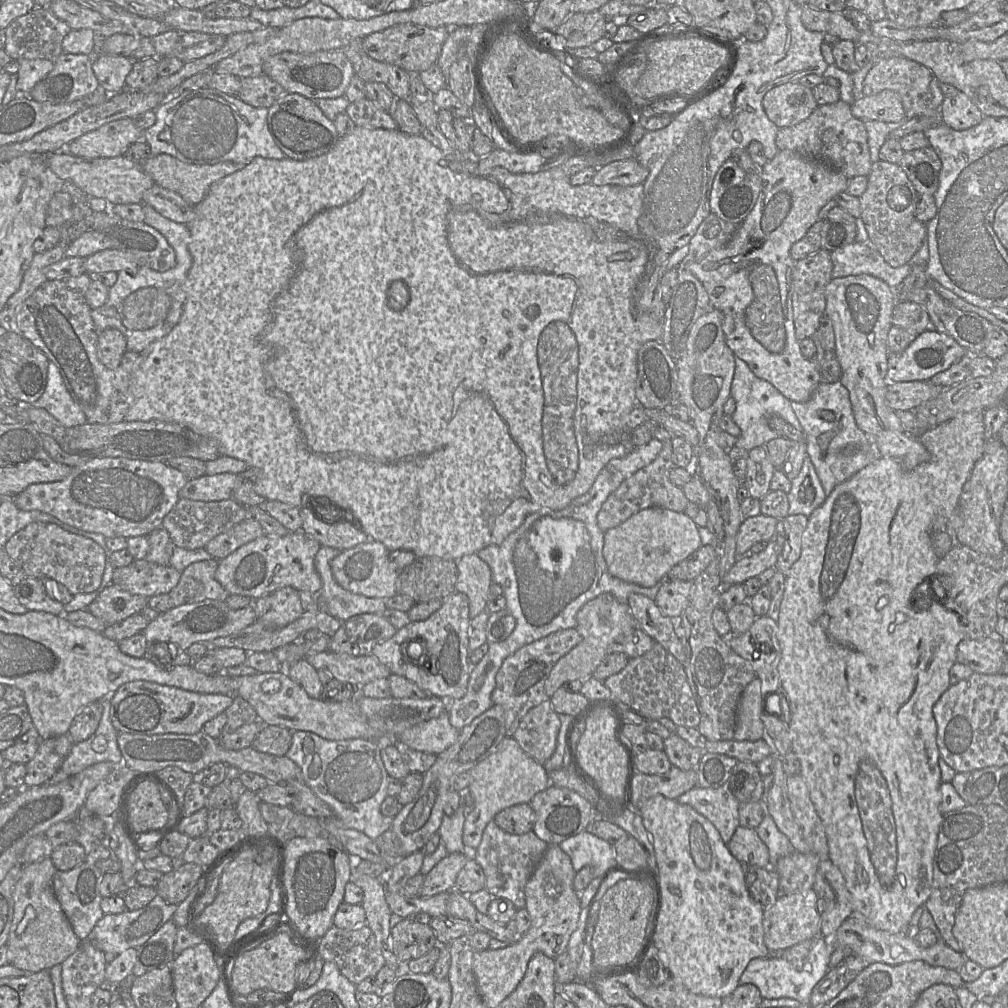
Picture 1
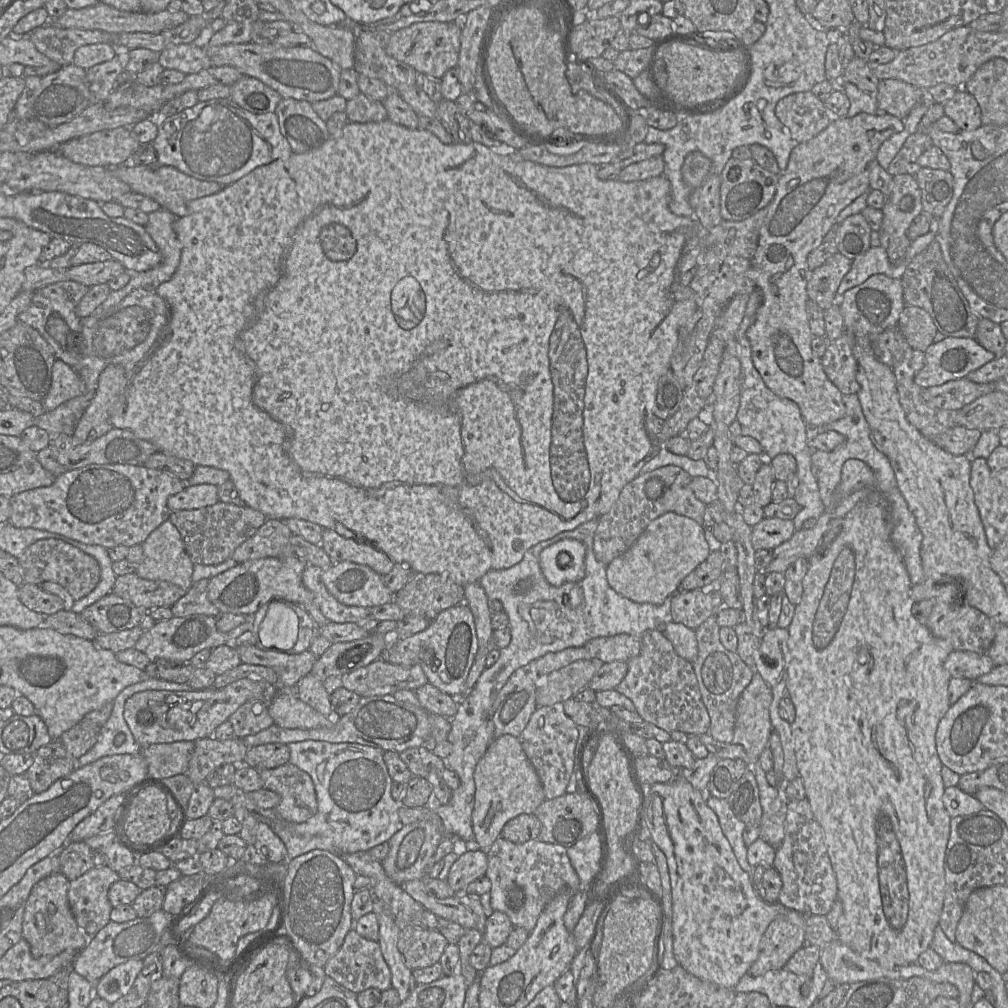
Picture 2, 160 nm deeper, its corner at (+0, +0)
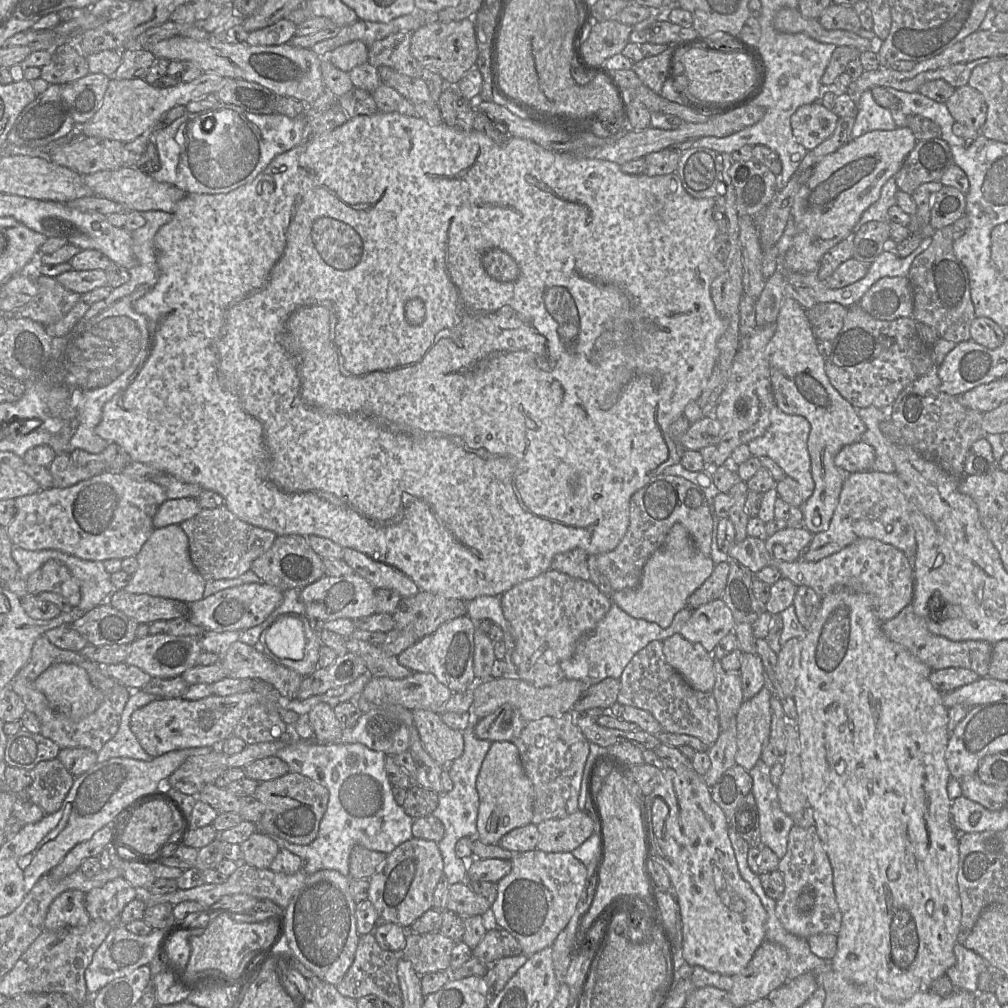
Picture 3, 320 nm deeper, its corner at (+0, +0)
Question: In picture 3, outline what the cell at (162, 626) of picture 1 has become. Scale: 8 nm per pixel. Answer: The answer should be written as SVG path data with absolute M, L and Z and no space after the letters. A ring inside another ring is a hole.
M161 633L136 638L130 644L125 663L138 667L152 678L173 678L195 666L202 652L196 637Z

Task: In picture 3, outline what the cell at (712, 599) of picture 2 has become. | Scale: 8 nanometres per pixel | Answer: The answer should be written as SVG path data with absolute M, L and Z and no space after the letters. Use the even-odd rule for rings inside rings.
M717 599L693 610L680 634L692 643L700 643L712 654L721 639L734 632L735 624L730 608Z

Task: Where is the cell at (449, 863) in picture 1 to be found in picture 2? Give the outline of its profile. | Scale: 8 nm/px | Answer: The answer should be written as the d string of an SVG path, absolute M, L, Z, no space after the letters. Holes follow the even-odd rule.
M469 849L454 862L446 881L456 893L462 893L471 882L484 876L486 870L486 853L481 849Z

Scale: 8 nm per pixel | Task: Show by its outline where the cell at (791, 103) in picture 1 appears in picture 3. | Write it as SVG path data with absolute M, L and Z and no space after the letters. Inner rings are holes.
M818 102L800 106L791 116L791 127L797 142L813 150L835 131L838 117Z

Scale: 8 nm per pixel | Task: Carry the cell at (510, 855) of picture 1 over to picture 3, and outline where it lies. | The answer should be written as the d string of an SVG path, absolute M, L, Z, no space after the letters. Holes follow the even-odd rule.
M535 849L514 853L511 871L497 884L497 898L489 921L508 931L527 957L551 947L576 911L584 891L588 869L571 852L544 852Z

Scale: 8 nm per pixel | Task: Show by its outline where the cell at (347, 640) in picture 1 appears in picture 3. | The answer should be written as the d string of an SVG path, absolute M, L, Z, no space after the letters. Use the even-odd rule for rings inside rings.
M351 652L338 655L330 666L318 667L312 674L303 677L296 698L305 700L325 694L331 689L350 684L367 671L361 657Z

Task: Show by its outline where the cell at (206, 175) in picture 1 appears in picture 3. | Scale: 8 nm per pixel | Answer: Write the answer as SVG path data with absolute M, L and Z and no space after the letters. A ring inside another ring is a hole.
M123 166L117 170L104 170L83 176L84 184L94 196L107 198L124 205L129 211L162 211L173 214L176 204L187 193L180 188L156 181L133 166Z

